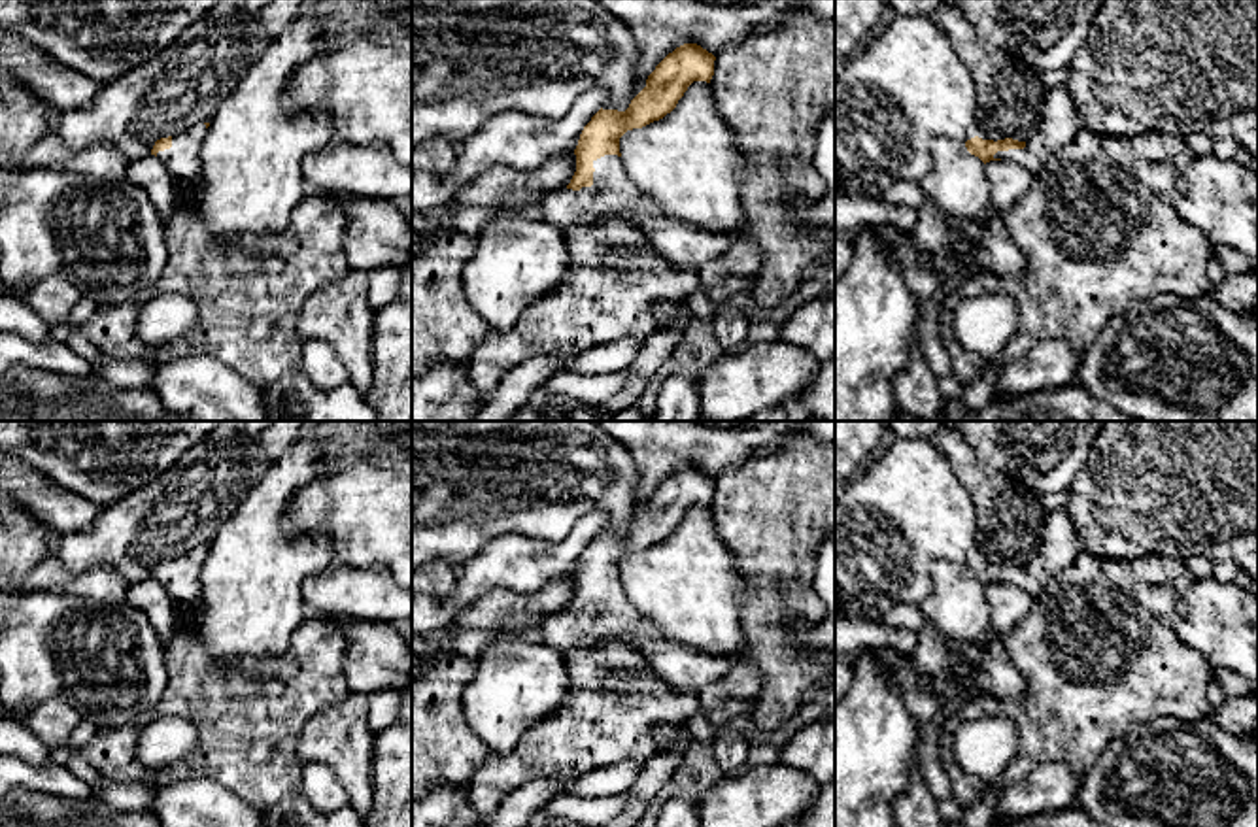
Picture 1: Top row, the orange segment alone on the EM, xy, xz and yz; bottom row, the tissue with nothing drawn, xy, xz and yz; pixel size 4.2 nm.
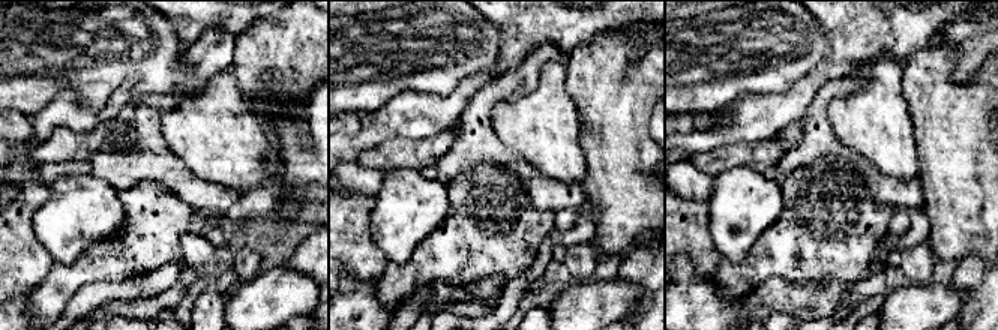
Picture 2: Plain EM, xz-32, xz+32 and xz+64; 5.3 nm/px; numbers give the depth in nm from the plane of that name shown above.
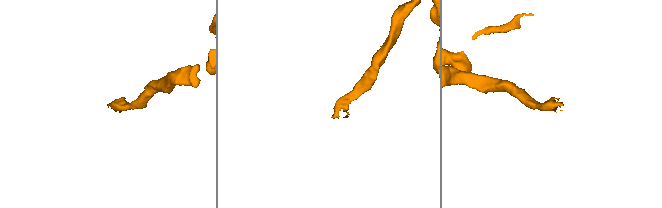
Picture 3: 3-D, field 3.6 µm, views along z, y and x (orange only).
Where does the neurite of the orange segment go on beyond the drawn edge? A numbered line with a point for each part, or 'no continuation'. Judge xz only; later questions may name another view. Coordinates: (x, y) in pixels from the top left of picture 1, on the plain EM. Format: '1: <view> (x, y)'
1: xz (612, 616)

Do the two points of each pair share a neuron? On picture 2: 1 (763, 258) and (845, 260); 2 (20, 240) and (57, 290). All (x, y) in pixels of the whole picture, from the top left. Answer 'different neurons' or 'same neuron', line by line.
1: same neuron
2: different neurons

